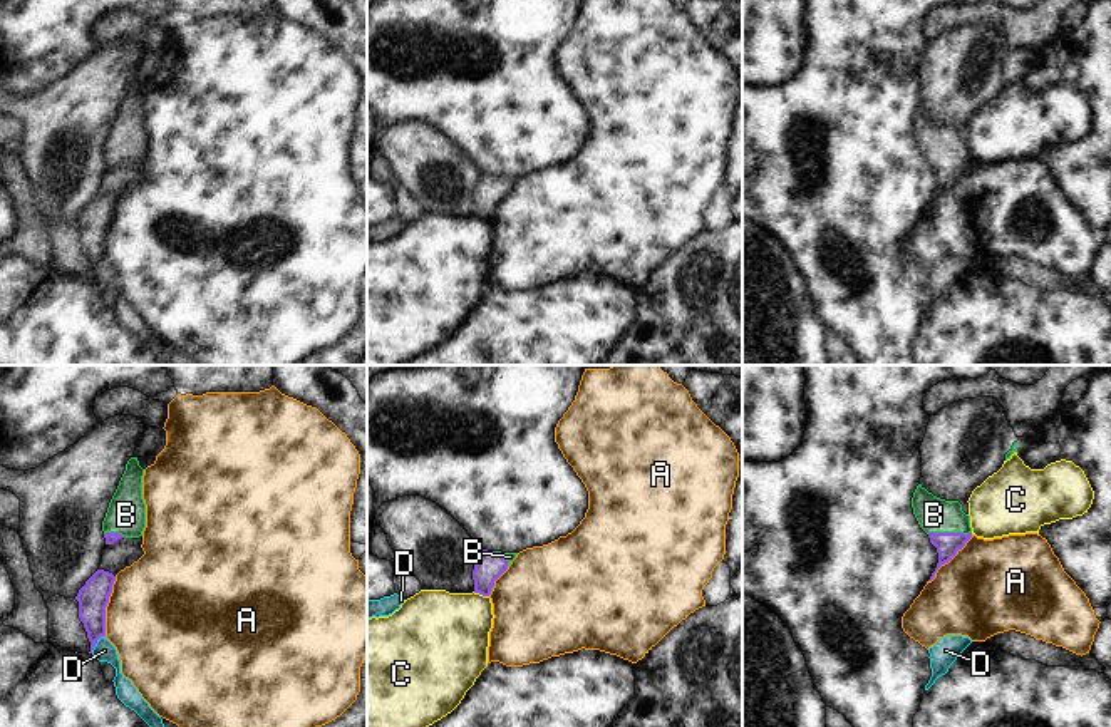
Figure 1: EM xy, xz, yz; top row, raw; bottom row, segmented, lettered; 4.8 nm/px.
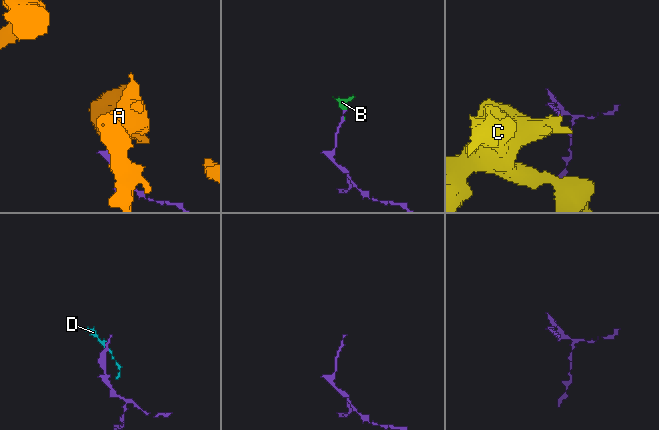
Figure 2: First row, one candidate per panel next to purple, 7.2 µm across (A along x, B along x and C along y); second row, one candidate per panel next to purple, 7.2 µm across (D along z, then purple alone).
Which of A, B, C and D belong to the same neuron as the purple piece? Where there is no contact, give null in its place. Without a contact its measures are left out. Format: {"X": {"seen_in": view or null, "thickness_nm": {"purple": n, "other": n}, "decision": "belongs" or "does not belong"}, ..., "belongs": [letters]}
{"A": {"seen_in": "xy", "thickness_nm": {"purple": 150, "other": 480}, "decision": "does not belong"}, "B": {"seen_in": "yz", "thickness_nm": {"purple": 120, "other": 170}, "decision": "belongs"}, "C": {"seen_in": "xz", "thickness_nm": {"purple": 140, "other": 400}, "decision": "does not belong"}, "D": {"seen_in": "xy", "thickness_nm": {"purple": 150, "other": 100}, "decision": "does not belong"}, "belongs": ["B"]}

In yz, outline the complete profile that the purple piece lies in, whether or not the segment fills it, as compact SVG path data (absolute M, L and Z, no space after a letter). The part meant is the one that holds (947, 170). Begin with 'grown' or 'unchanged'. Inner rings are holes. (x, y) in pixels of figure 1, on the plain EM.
grown; M918 109L917 114L915 114L915 117L913 117L913 122L912 122L912 132L913 132L913 139L915 139L917 146L918 146L918 149L920 149L920 152L928 159L930 168L937 173L937 178L938 178L938 188L937 188L937 193L935 193L935 196L932 198L932 201L930 201L930 204L928 204L928 206L932 206L932 204L935 203L937 194L938 194L942 189L948 188L948 186L957 179L957 176L962 174L962 173L965 171L965 168L972 162L970 141L965 139L965 137L962 136L962 129L960 129L959 126L945 126L945 124L940 124L940 122L933 121L932 117L928 117L922 109Z

